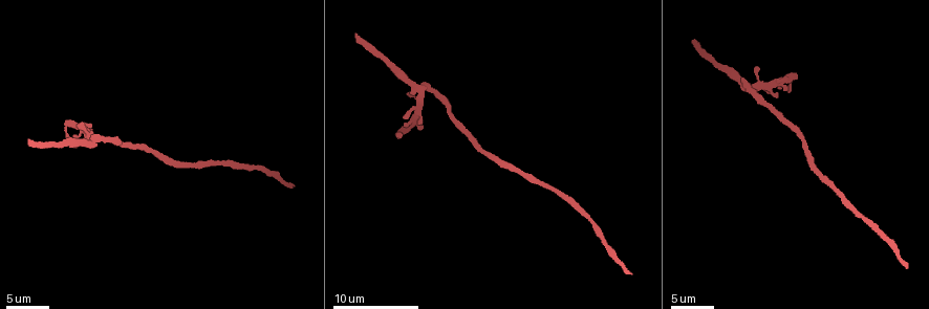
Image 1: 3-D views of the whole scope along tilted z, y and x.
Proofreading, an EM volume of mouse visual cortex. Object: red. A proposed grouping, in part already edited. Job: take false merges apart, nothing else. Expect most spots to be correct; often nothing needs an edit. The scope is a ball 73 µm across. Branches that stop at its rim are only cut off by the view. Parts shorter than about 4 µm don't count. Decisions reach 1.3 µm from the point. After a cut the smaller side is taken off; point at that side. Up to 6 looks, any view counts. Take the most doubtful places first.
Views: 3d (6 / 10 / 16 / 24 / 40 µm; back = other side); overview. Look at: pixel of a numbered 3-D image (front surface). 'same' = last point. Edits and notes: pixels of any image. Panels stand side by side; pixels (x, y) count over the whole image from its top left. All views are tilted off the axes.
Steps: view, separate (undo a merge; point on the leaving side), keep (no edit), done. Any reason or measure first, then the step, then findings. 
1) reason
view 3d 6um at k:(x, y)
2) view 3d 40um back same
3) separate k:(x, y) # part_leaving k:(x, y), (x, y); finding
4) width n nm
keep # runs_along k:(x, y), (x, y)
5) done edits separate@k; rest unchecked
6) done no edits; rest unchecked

three arms meet
view 3d 10um at 1:(419, 95)

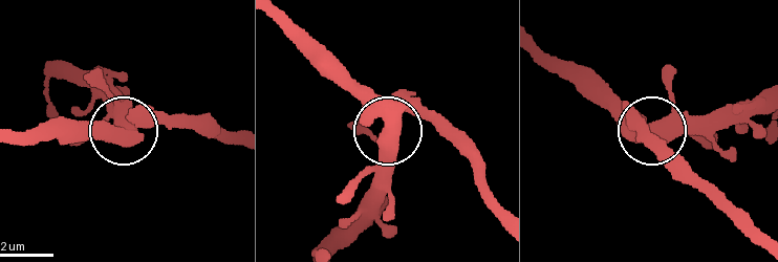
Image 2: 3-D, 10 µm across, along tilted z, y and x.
arms 3
separate 2:(383, 146) # a second neuron is stuck on

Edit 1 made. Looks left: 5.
view 3d 10um at 1:(494, 158)

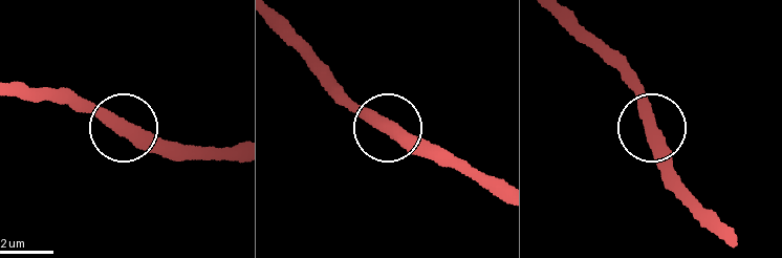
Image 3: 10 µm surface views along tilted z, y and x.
keep # runs_along 3:(652, 128), (655, 158), (671, 181); all the same neuron

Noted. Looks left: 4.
thin neck
view 3d 6um at 1:(254, 168)

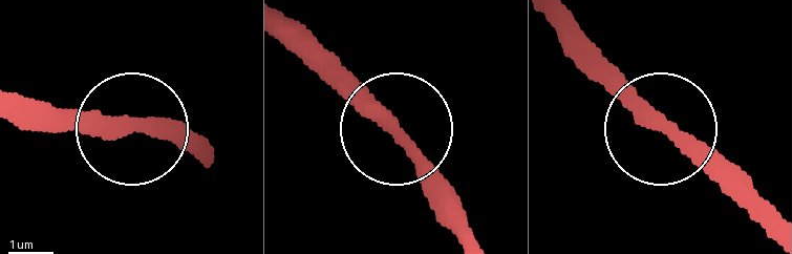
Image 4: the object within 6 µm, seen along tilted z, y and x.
width 300 nm
keep # runs_along 4:(553, 21), (739, 205); continuous, no second neuron

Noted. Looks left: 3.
done edits separate@2; rest unchecked

